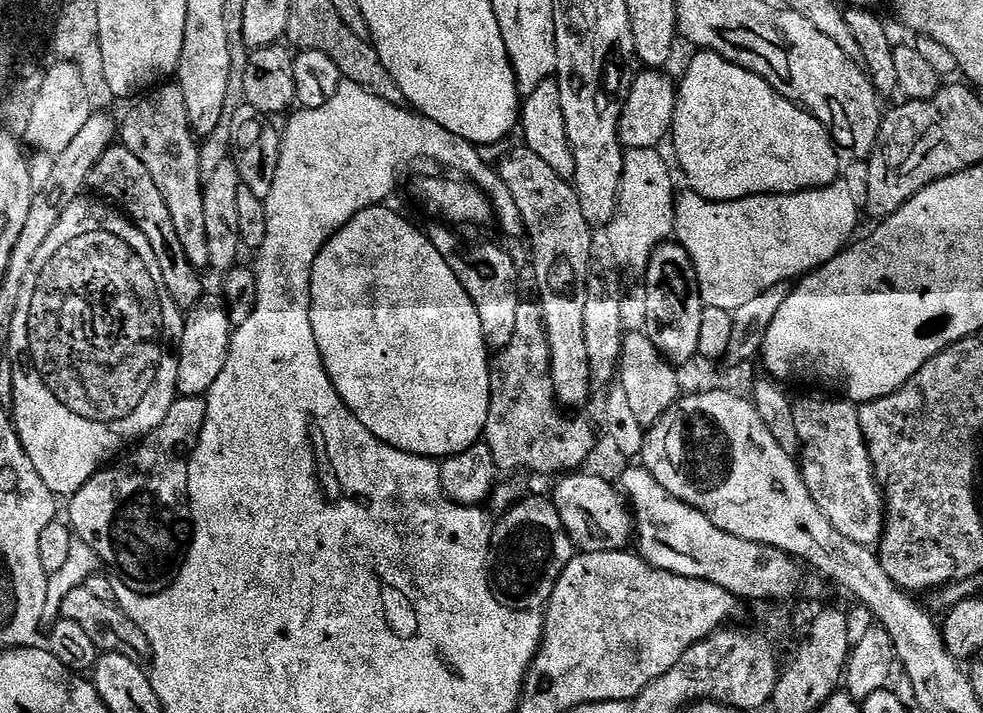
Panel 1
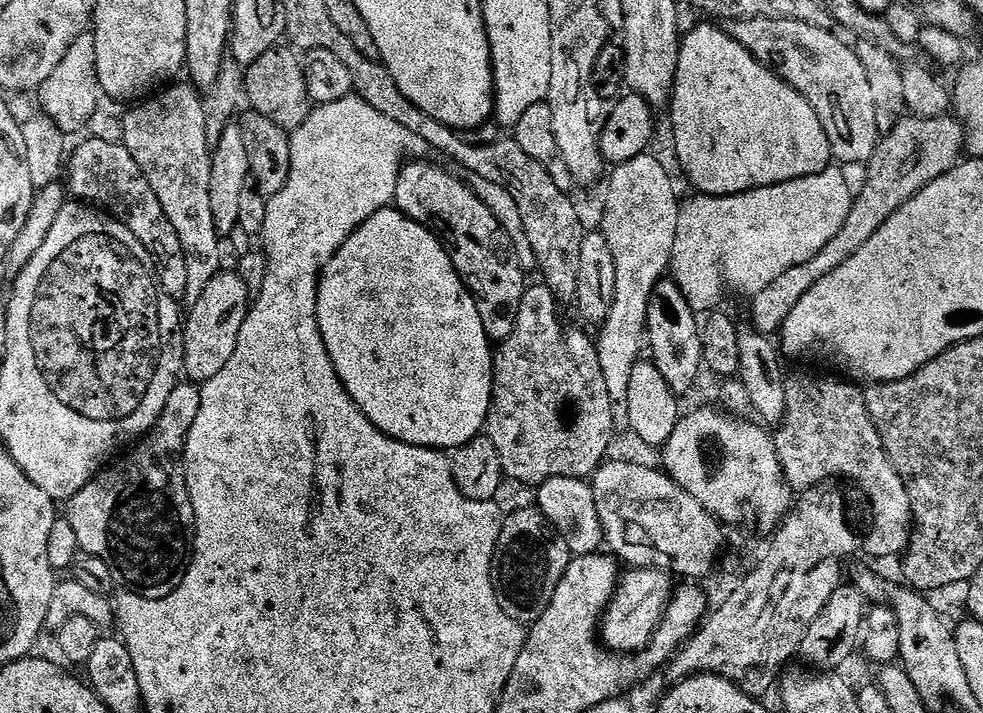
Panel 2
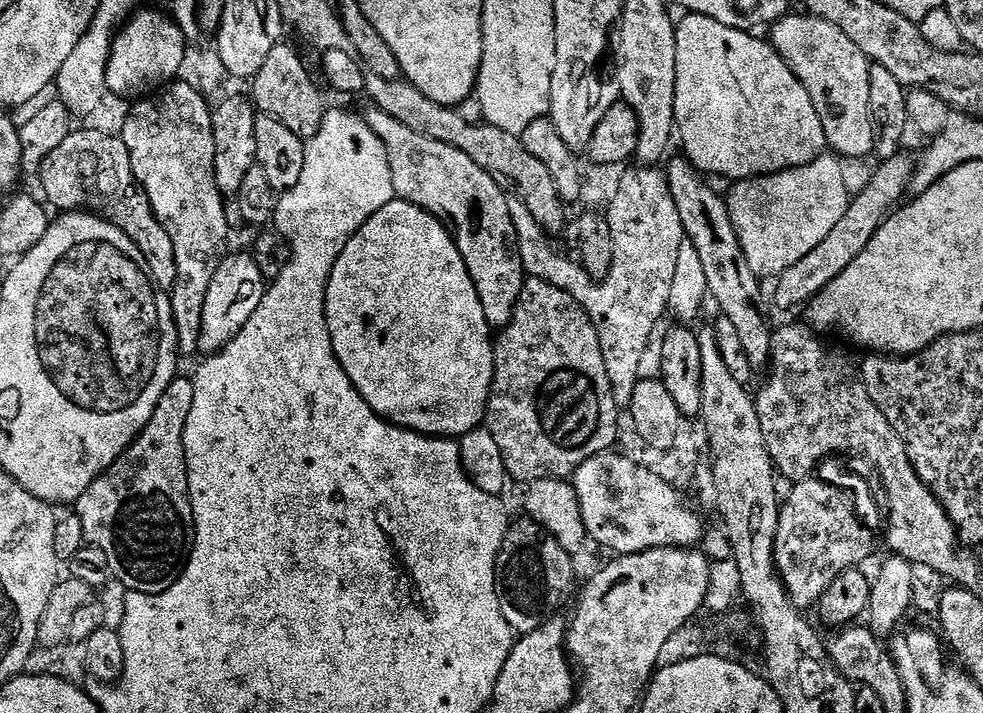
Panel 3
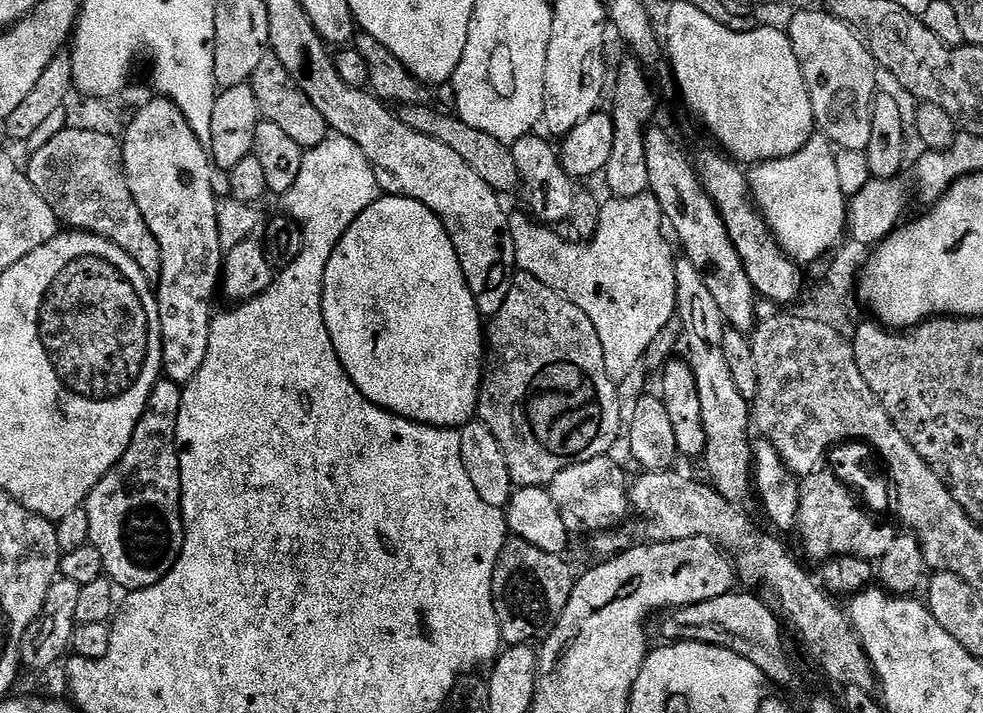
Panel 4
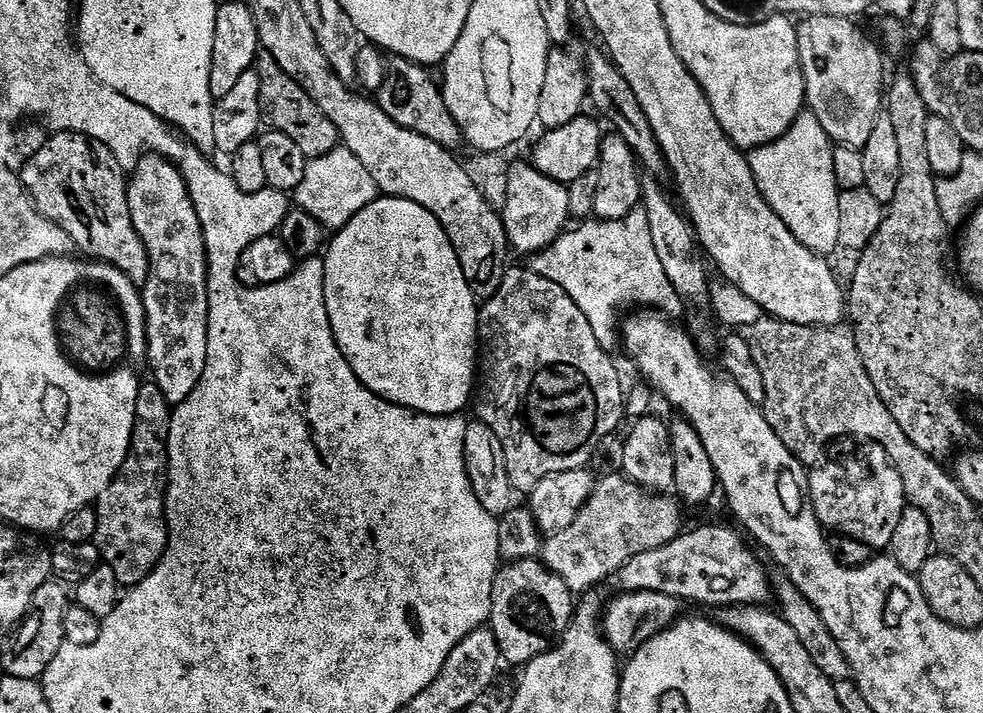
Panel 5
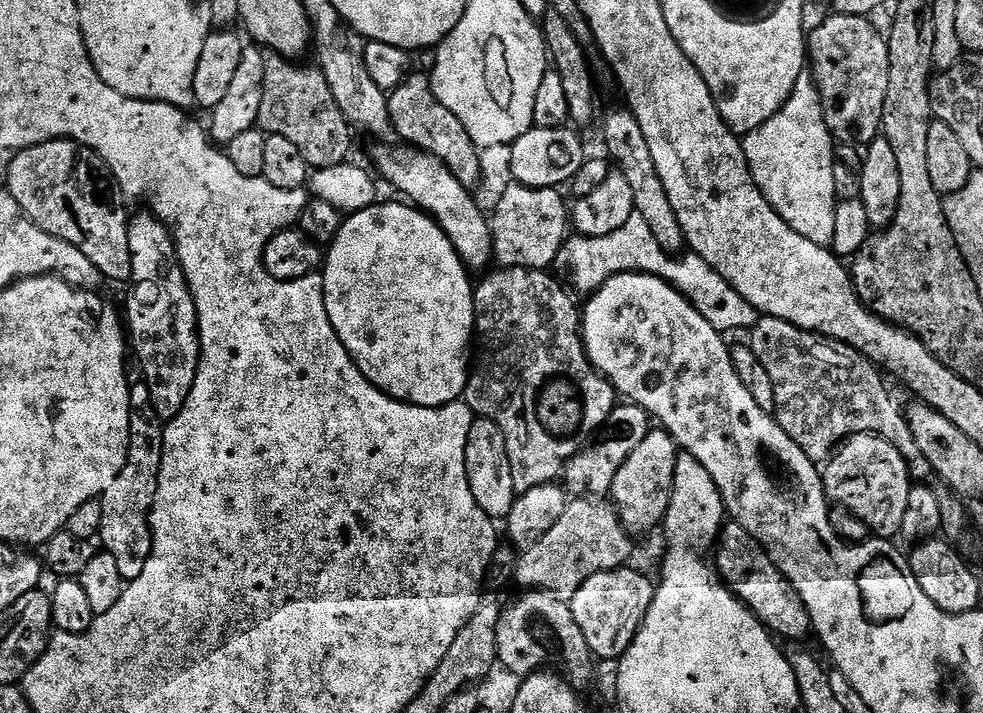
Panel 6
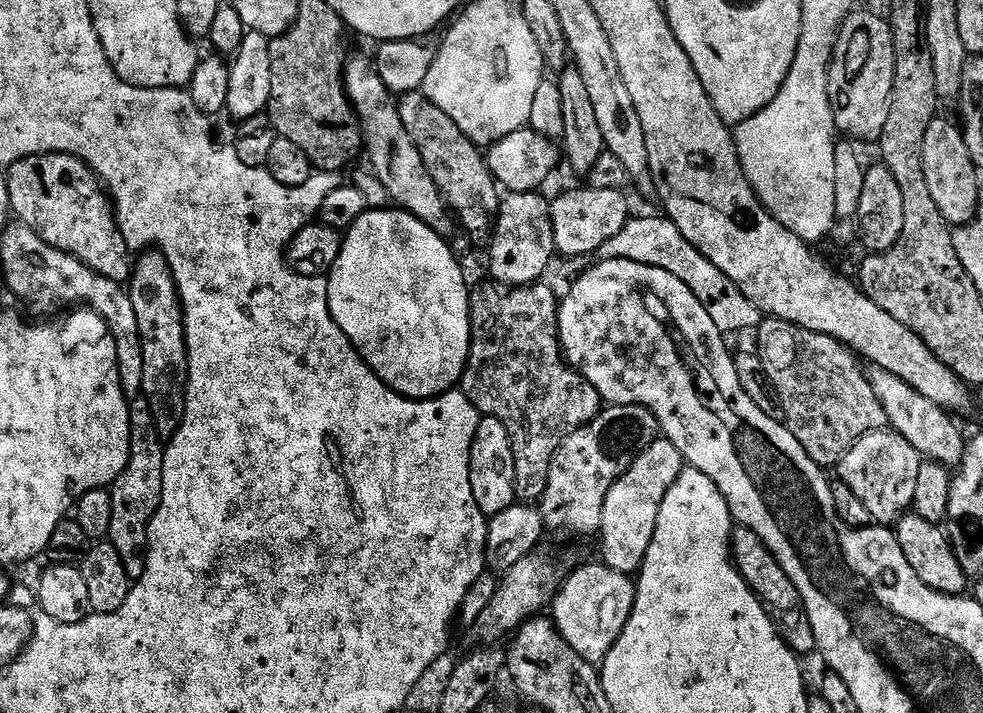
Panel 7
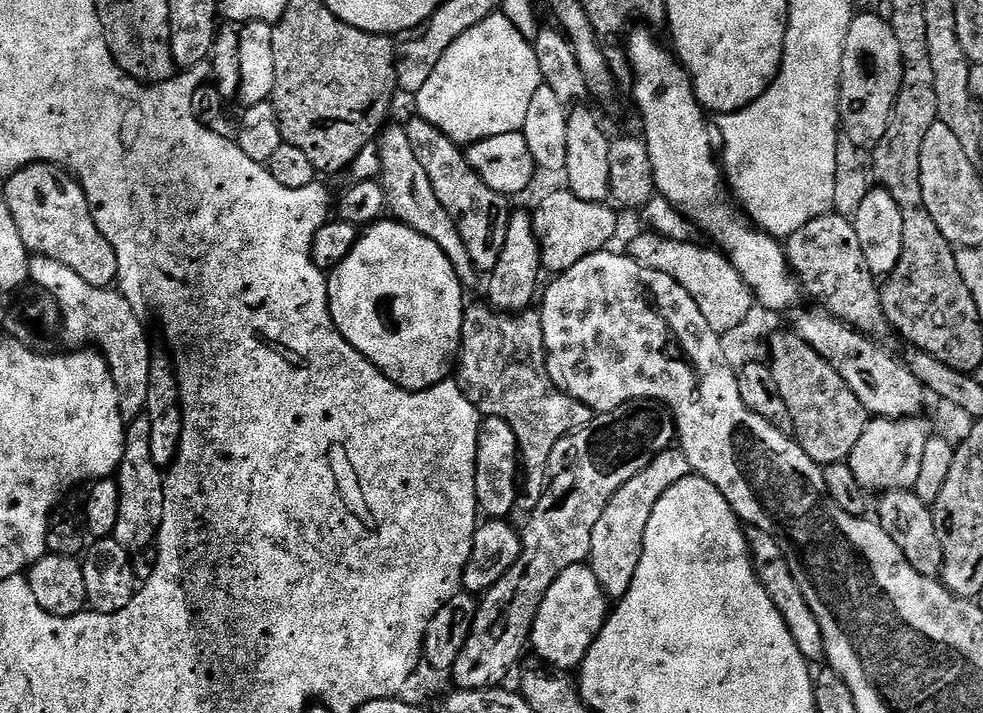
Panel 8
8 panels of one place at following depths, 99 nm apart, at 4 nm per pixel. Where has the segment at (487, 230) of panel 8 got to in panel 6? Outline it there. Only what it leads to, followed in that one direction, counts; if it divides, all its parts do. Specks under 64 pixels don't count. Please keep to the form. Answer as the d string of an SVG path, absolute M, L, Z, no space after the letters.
M409 74L393 92L387 93L387 97L395 135L400 135L405 145L431 153L446 165L458 182L462 182L462 186L475 189L480 180L481 149L477 148L470 134L466 134L466 126L462 126L462 122L458 122L442 102L438 102L431 79L427 75Z

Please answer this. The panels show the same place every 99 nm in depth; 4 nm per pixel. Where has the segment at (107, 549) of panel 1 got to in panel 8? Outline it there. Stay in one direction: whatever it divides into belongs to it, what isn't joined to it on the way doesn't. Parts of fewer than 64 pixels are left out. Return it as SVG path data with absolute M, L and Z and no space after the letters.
M141 414L127 425L124 433L124 453L114 479L120 488L118 526L114 539L132 560L137 578L147 578L156 565L156 536L162 526L165 473L150 458L150 422Z

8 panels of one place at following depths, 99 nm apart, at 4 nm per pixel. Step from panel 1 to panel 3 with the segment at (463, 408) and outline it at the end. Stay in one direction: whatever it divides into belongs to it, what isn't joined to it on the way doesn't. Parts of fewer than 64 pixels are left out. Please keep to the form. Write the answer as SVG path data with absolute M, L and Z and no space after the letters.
M395 198L374 213L346 242L345 249L334 262L328 288L325 290L324 327L330 330L334 354L342 370L346 370L350 382L354 382L358 394L362 394L367 404L389 424L407 428L409 432L420 432L424 436L459 438L485 423L494 378L494 336L486 322L486 314L482 314L478 290L474 290L474 282L466 270L466 262L462 262L462 254L458 254L458 246L452 241L451 234L444 229L442 222L438 222L438 218L434 218L426 210Z

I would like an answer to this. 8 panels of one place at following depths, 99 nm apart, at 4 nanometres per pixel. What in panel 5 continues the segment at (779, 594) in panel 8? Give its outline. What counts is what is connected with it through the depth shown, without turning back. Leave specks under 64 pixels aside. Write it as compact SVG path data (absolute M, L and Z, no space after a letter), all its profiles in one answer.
M704 524L701 528L694 529L693 532L685 531L683 534L675 536L666 546L658 546L658 550L646 550L646 554L638 554L634 558L630 558L630 562L625 564L618 573L618 581L620 580L621 584L619 587L626 592L670 594L682 602L713 600L716 606L767 605L774 592L770 576L768 580L759 558L748 549L749 541L735 527L732 528L727 528L724 524Z

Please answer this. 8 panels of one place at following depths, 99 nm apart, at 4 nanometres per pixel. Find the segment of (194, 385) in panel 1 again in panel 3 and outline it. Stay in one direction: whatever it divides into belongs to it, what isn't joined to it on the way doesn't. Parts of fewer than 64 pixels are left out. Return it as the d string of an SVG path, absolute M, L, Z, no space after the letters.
M247 252L225 255L220 261L214 278L210 278L210 290L206 290L206 300L202 306L199 351L204 354L220 352L240 332L242 326L260 311L260 304L266 291L264 275L257 263Z

